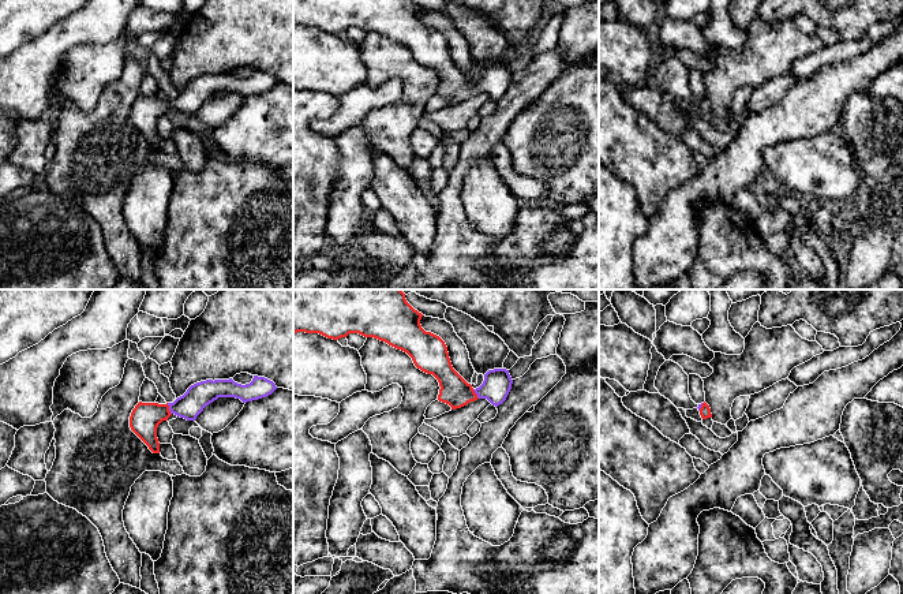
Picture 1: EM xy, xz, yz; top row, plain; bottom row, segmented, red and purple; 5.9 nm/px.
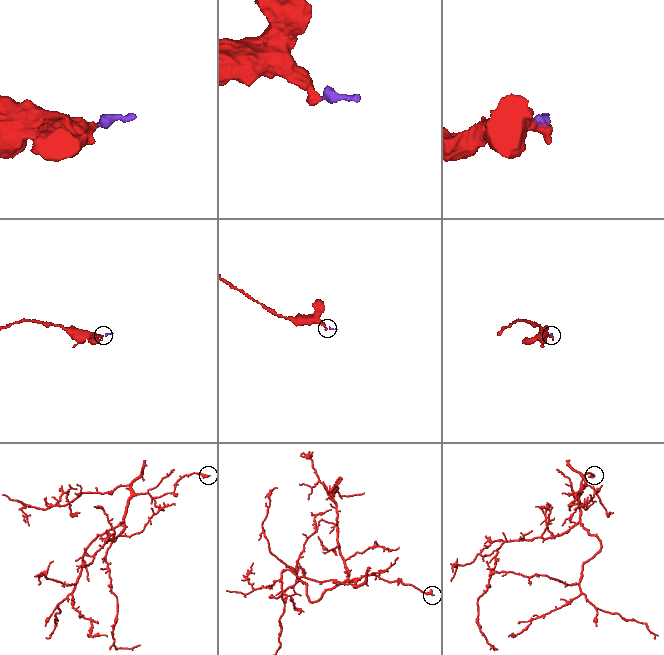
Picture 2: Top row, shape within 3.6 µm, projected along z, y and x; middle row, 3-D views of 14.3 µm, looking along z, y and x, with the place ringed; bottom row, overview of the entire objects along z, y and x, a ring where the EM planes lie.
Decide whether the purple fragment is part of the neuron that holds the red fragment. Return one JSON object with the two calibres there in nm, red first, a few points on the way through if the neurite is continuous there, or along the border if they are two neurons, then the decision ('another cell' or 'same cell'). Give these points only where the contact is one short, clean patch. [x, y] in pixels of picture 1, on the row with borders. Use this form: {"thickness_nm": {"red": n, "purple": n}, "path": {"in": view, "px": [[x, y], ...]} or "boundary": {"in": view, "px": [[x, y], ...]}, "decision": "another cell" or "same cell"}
{"thickness_nm": {"red": 180, "purple": 150}, "path": {"in": "xy", "px": [[145, 418], [168, 408], [188, 406], [199, 395]]}, "decision": "same cell"}

